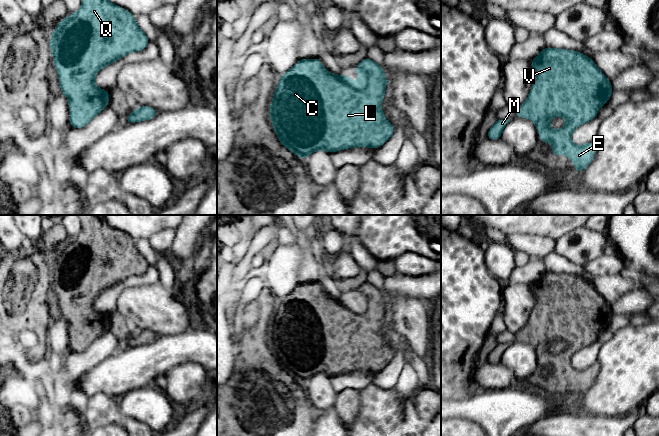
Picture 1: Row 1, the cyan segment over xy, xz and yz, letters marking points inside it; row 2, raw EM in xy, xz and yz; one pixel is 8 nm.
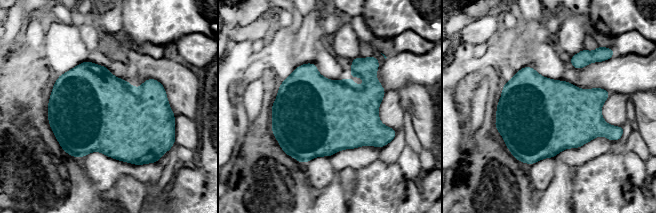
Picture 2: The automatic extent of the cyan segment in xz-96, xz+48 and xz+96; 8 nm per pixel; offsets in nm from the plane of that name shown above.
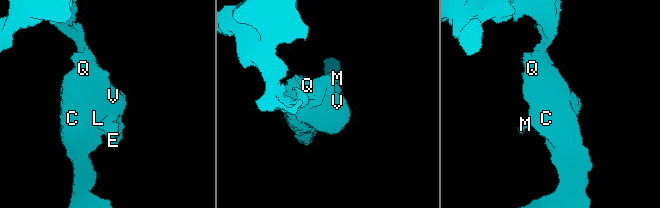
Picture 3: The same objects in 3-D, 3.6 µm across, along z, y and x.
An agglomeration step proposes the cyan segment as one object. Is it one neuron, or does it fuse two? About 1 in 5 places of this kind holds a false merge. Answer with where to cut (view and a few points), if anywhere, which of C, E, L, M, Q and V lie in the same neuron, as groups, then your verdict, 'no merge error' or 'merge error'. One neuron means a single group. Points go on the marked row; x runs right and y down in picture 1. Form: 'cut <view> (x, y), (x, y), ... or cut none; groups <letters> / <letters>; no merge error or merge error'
cut none; groups C E L M Q V; no merge error

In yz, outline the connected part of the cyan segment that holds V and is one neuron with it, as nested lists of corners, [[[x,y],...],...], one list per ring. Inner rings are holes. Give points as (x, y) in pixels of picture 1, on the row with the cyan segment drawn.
[[[546,46],[530,63],[535,81],[527,100],[515,110],[514,117],[531,119],[536,125],[541,143],[551,143],[551,152],[556,156],[565,153],[572,160],[576,173],[580,172],[593,161],[595,143],[587,142],[575,146],[571,134],[583,123],[597,116],[599,107],[609,101],[613,90],[612,84],[591,58],[578,51]],[[554,116],[562,116],[567,120],[559,130],[552,130],[549,127],[549,122]]]

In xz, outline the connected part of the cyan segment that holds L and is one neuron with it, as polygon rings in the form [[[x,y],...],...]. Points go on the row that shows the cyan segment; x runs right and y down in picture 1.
[[[367,57],[358,63],[355,73],[361,78],[360,83],[346,75],[328,72],[319,59],[302,59],[282,74],[270,103],[270,119],[281,145],[294,152],[301,160],[316,150],[333,153],[347,148],[377,149],[382,146],[394,132],[393,125],[386,120],[381,109],[388,84],[386,75],[382,66]]]

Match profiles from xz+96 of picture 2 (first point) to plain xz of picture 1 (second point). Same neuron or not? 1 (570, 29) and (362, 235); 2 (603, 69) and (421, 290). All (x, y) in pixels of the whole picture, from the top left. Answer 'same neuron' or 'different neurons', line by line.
1: different neurons
2: same neuron

